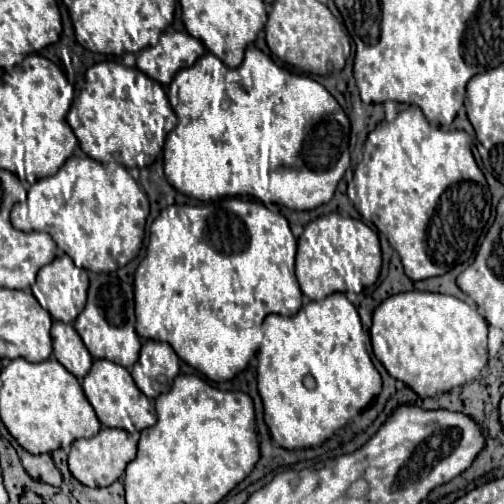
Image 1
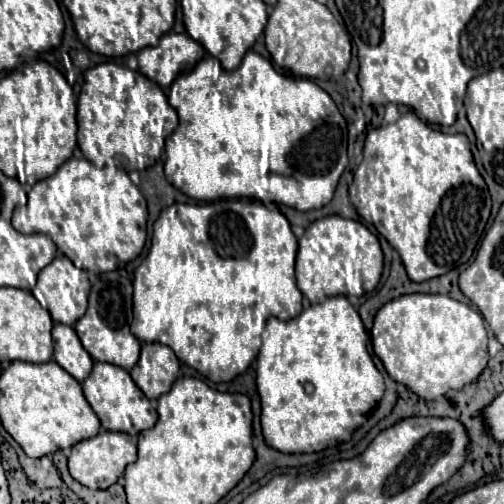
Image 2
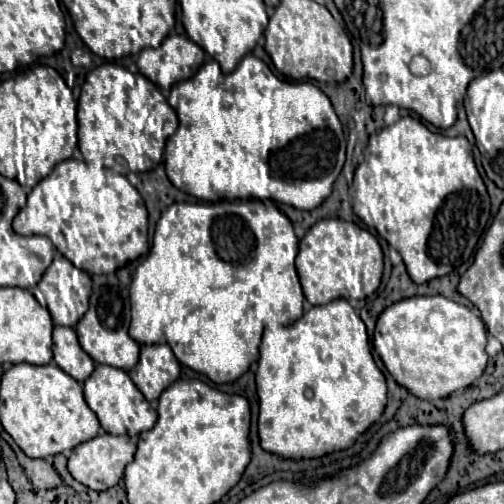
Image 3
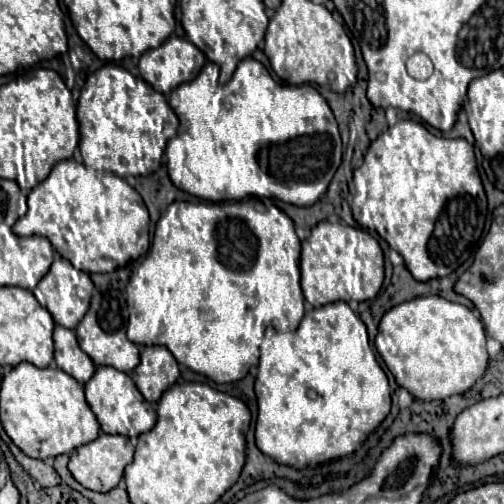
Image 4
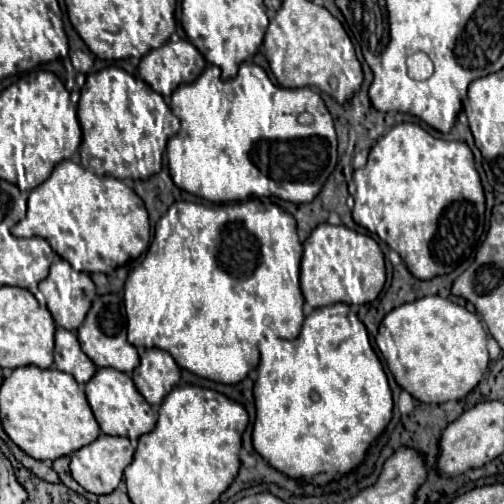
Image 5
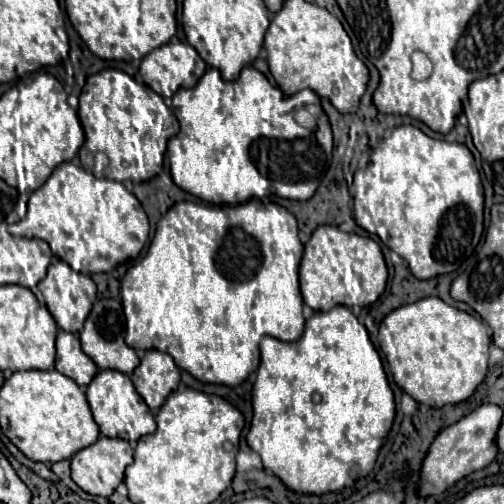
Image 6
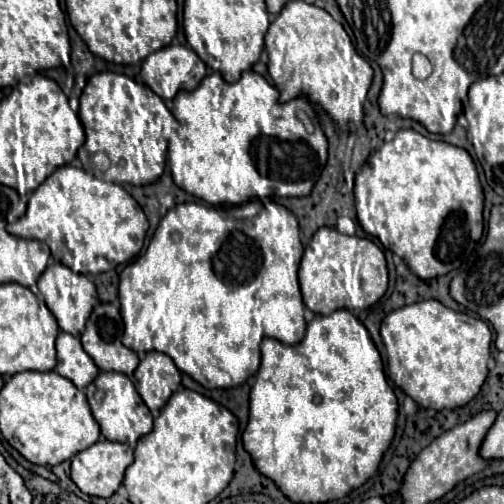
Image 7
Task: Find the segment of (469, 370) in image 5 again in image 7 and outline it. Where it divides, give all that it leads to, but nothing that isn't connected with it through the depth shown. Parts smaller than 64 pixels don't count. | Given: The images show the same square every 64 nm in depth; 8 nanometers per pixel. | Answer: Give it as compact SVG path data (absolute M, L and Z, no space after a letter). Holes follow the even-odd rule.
M424 300L390 312L382 320L380 334L388 354L388 374L392 382L424 408L444 410L444 408L464 406L478 394L480 386L488 376L486 364L490 358L490 344L492 344L492 332L488 324L481 318L446 308L438 300Z

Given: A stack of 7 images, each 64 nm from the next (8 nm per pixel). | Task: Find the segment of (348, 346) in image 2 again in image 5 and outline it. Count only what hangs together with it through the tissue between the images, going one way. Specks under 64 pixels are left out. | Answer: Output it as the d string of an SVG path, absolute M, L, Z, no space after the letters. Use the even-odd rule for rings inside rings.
M332 304L316 308L310 316L306 316L298 338L264 338L260 340L260 354L258 378L254 384L258 416L252 432L256 452L276 470L292 478L304 478L304 482L312 486L326 484L356 468L364 460L366 450L380 436L378 428L384 430L390 422L392 392L386 372L370 346L366 326L358 320L350 306Z

